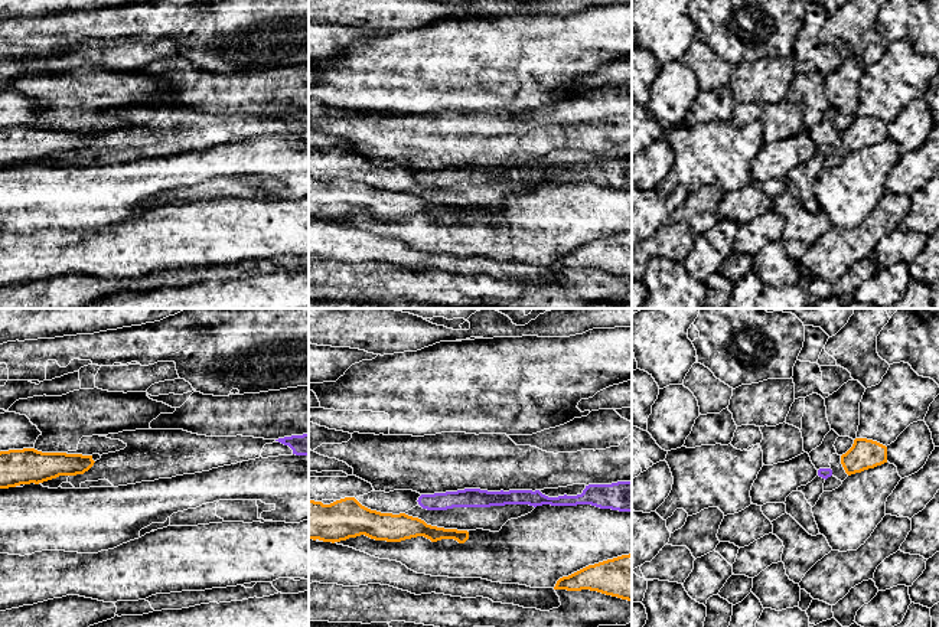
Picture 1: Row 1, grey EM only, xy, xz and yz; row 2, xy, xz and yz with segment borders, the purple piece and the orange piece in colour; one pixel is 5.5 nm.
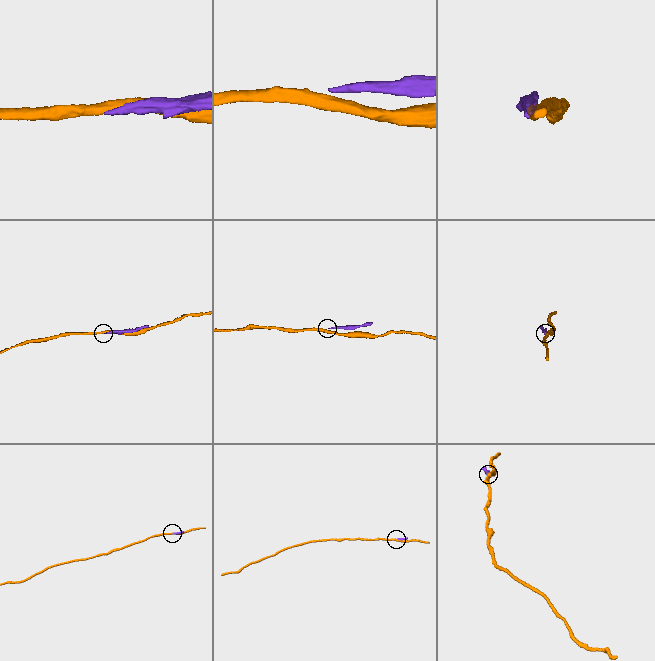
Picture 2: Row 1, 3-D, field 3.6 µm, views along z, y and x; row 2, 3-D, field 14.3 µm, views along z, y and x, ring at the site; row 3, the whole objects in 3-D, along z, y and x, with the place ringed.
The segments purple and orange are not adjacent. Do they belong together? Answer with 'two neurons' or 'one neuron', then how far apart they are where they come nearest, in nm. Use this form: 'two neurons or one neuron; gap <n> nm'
two neurons; gap 60 nm

